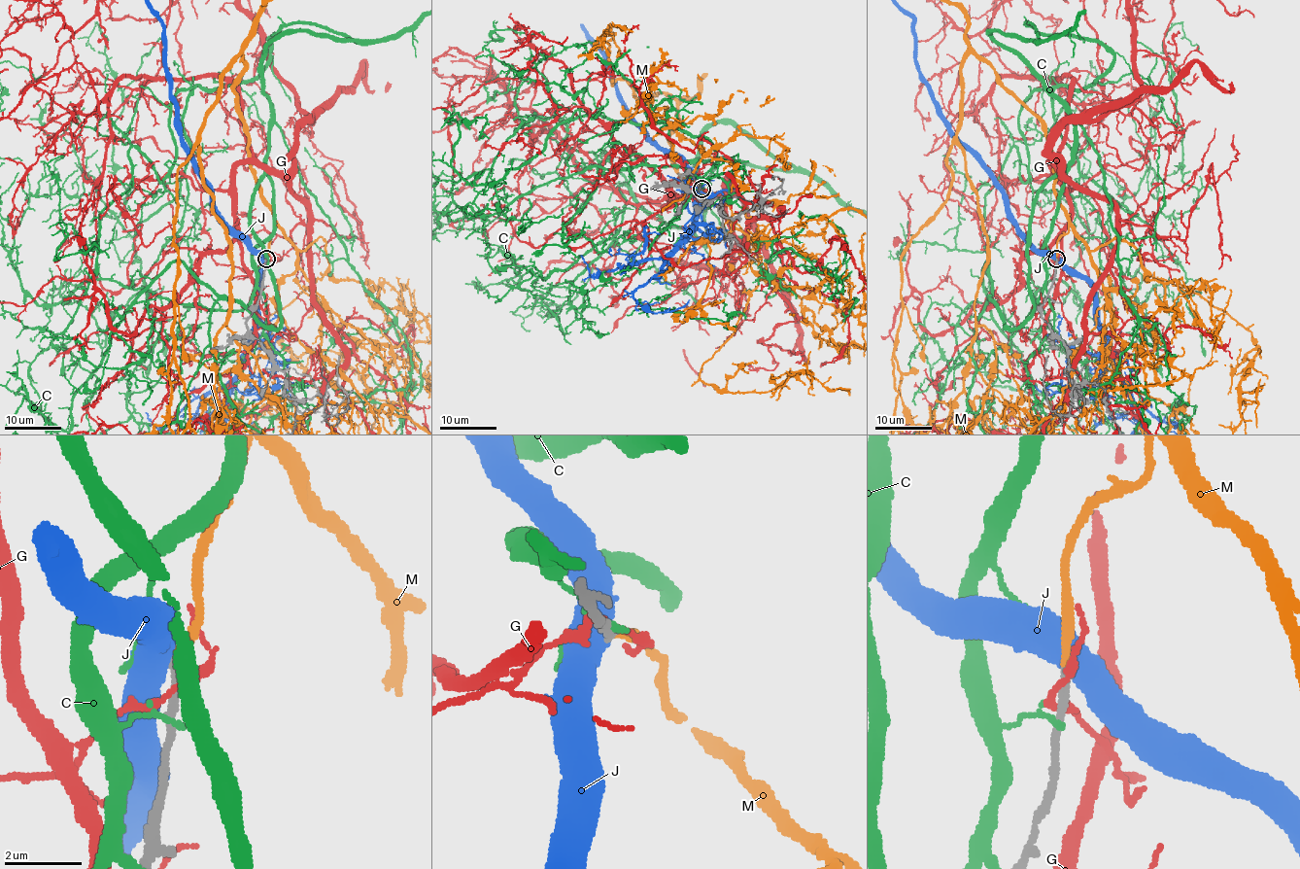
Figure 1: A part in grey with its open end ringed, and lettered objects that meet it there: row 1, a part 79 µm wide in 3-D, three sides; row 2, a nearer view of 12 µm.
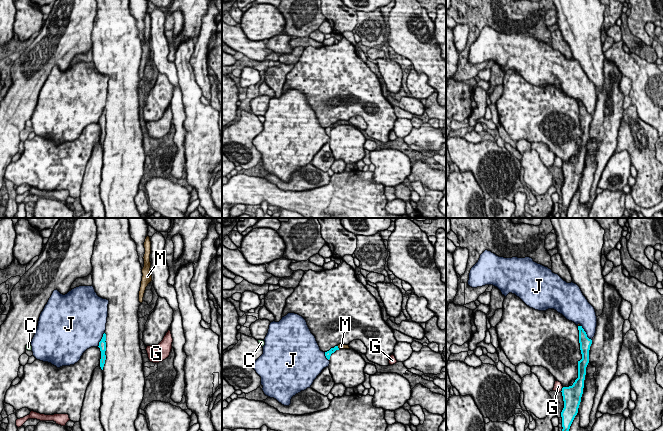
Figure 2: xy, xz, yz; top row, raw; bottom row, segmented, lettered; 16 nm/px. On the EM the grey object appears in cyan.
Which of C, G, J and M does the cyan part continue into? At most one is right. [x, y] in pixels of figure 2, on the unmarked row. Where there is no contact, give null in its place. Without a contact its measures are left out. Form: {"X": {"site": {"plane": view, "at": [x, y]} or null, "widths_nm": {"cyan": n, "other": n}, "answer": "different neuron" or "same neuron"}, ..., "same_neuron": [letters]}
{"C": {"site": {"plane": "yz", "at": [560, 215]}, "widths_nm": {"cyan": 130, "other": 100}, "answer": "different neuron"}, "G": {"site": {"plane": "yz", "at": [562, 165]}, "widths_nm": {"cyan": 300, "other": 130}, "answer": "different neuron"}, "J": {"site": {"plane": "yz", "at": [585, 109]}, "widths_nm": {"cyan": 190, "other": 300}, "answer": "different neuron"}, "M": {"site": {"plane": "xz", "at": [337, 123]}, "widths_nm": {"cyan": 90, "other": 100}, "answer": "same neuron"}, "same_neuron": ["M"]}

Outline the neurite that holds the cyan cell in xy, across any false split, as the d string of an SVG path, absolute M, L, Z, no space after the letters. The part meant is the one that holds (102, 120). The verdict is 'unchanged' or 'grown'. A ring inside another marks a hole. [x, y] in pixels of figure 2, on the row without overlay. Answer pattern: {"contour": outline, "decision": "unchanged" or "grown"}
{"contour": "M103 110L103 113L101 115L101 117L99 118L99 124L101 127L101 135L100 135L100 143L103 146L104 140L105 140L105 136L106 136L106 131L105 131L105 127L106 127L106 110Z", "decision": "unchanged"}

